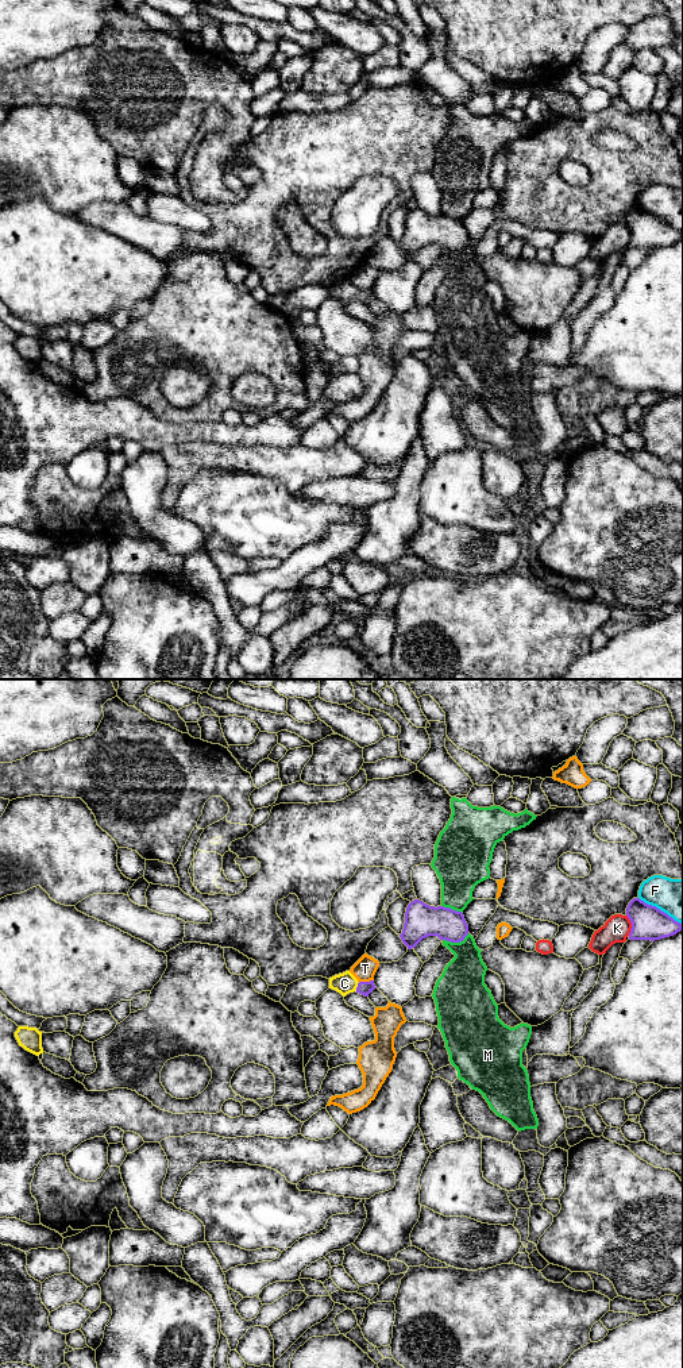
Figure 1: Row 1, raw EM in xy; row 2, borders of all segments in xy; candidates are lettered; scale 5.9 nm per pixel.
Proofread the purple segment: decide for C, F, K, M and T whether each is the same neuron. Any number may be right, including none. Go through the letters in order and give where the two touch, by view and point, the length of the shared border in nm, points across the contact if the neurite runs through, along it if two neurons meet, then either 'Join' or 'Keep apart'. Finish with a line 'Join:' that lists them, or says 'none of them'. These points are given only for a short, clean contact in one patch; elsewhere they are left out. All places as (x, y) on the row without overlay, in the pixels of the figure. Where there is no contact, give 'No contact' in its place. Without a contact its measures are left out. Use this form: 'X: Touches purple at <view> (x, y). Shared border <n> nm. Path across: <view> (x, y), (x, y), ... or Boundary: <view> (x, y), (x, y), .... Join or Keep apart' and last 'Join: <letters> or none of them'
C: Touches purple at xy (358, 295). Shared border 60 nm. Path across: xy (363, 296), (358, 295), (344, 292). Join
F: Touches purple at xy (659, 218). Shared border 320 nm. Keep apart
K: Touches purple at xy (632, 234). Shared border 130 nm. Keep apart
M: Touches purple at xy (455, 250). Shared border 170 nm. Keep apart
T: Touches purple at xy (366, 291). Shared border 90 nm. Keep apart
Join: C

